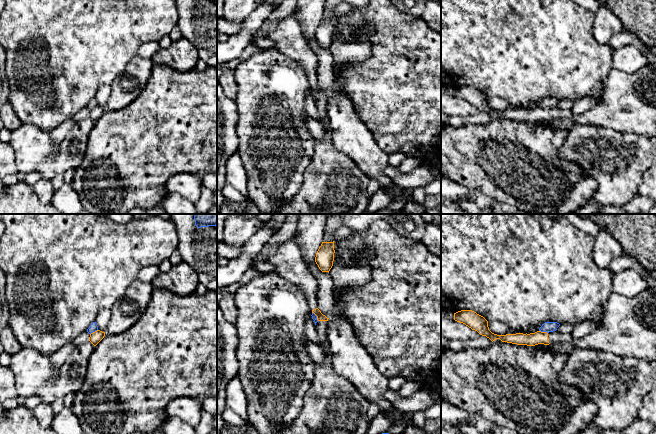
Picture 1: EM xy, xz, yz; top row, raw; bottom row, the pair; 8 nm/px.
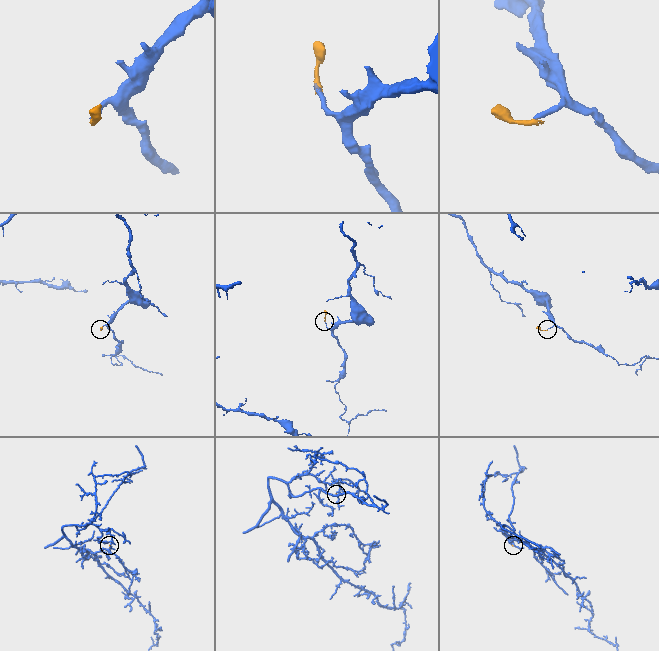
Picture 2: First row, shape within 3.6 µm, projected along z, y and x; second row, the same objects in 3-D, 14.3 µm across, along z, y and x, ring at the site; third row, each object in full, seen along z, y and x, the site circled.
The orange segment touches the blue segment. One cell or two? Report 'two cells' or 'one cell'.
two cells

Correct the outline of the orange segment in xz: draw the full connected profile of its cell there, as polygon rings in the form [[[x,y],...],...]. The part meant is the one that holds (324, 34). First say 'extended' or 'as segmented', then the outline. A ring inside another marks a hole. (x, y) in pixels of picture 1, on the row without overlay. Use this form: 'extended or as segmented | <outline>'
as segmented | [[[334,17],[322,18],[315,33],[315,38],[322,48],[329,49],[330,45],[333,42],[334,29]]]

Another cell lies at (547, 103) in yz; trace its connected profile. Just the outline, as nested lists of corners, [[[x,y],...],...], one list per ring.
[[[545,98],[539,104],[539,107],[549,109],[549,108],[556,107],[559,102],[560,102],[560,100],[557,98]]]

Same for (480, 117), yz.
[[[479,111],[464,117],[467,123],[487,125],[491,122],[492,117],[486,112]]]

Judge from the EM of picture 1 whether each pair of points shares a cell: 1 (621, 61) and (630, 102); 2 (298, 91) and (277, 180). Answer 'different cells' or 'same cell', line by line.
1: different cells
2: same cell

